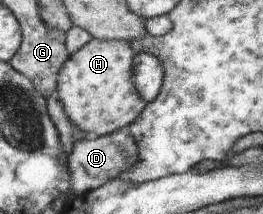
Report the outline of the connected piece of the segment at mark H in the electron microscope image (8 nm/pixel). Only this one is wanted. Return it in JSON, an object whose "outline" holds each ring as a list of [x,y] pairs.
{"outline":[[[93,38],[63,65],[56,94],[64,105],[64,113],[84,136],[116,133],[144,111],[146,103],[138,95],[132,73],[135,55],[129,43]]]}

